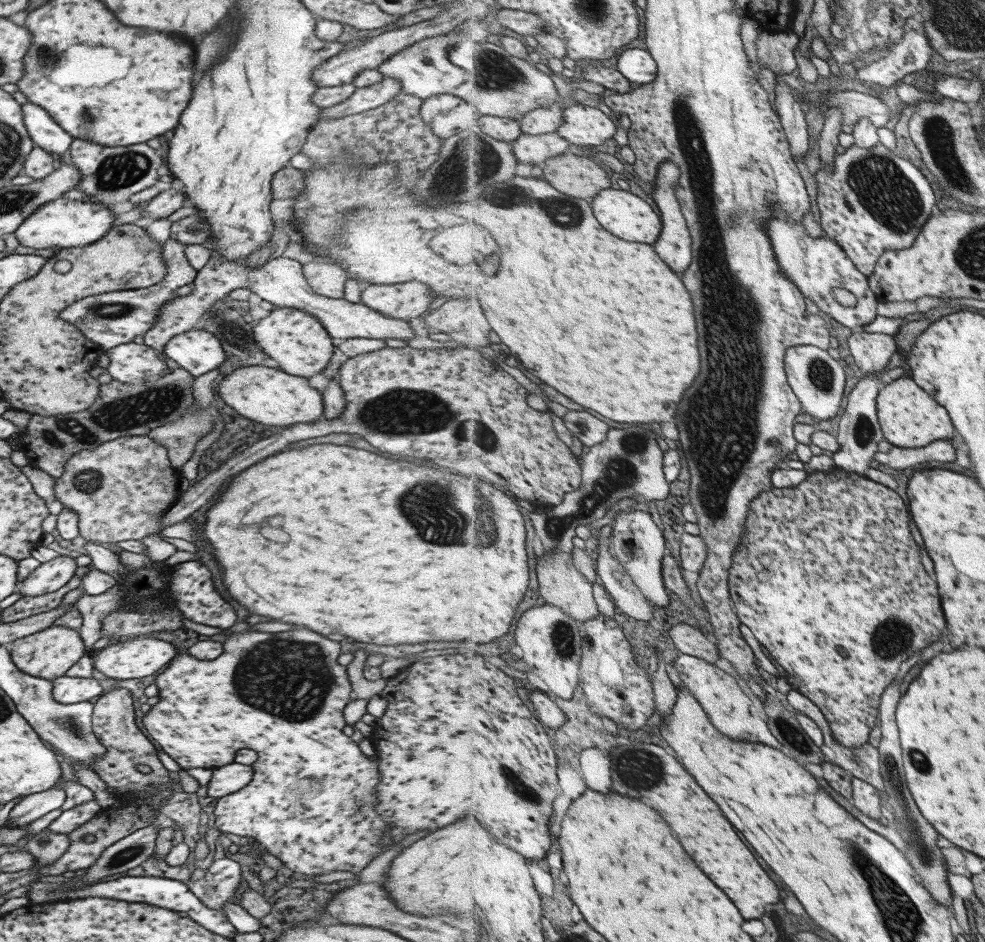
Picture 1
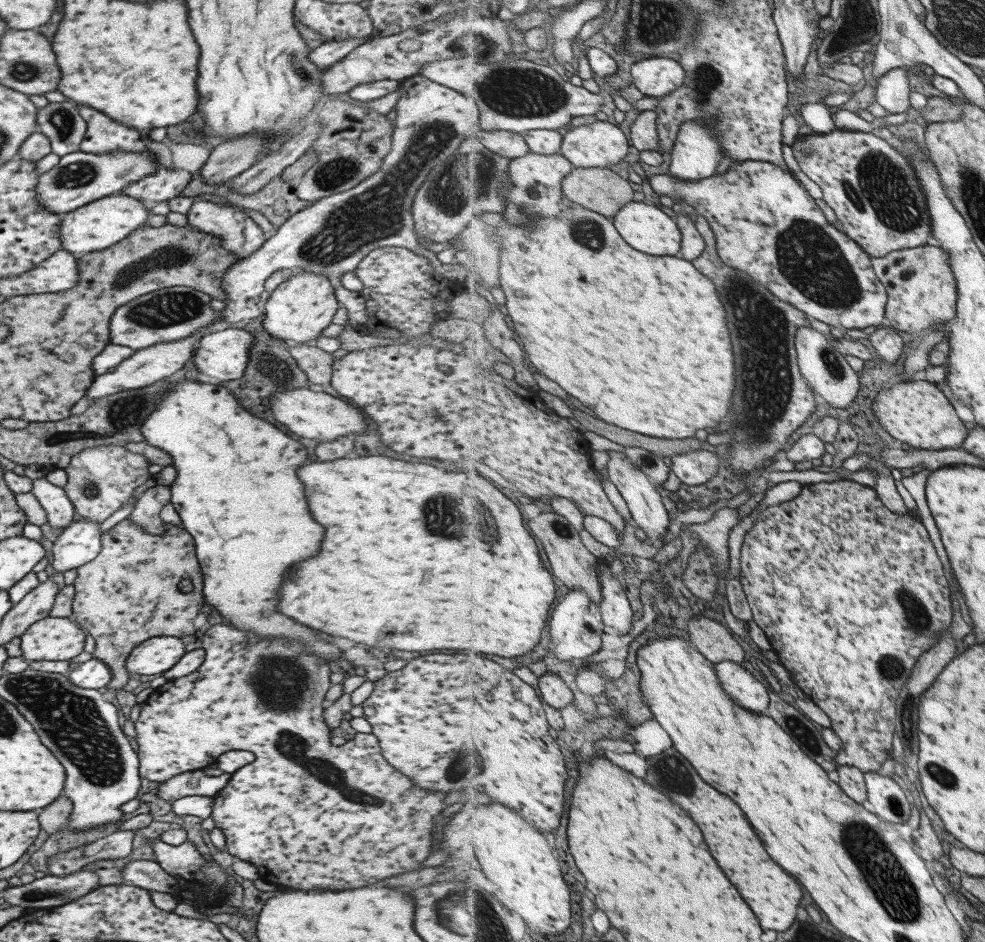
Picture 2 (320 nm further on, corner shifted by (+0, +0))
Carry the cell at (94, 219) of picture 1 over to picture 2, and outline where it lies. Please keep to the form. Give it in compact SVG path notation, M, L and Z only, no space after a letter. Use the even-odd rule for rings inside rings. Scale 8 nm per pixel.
M123 193L98 198L61 216L59 240L61 248L75 256L101 251L119 243L131 232L139 229L149 212L148 204L142 200L125 196Z

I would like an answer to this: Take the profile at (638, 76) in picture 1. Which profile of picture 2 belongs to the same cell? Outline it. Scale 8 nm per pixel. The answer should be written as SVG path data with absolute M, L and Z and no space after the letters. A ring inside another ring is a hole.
M645 58L631 65L635 86L657 99L667 97L686 84L686 68L671 58Z

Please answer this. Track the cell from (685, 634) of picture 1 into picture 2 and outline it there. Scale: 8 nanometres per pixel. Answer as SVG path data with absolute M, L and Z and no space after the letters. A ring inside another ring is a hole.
M710 613L697 614L687 625L690 640L695 646L715 664L723 661L733 661L741 664L745 660L743 646L733 638L732 632L727 630L716 620L716 615Z

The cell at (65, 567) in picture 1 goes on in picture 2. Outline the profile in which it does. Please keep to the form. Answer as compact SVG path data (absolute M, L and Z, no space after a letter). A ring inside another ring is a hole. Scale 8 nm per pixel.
M76 518L65 527L51 547L51 566L57 573L77 568L99 554L101 548L99 523Z

